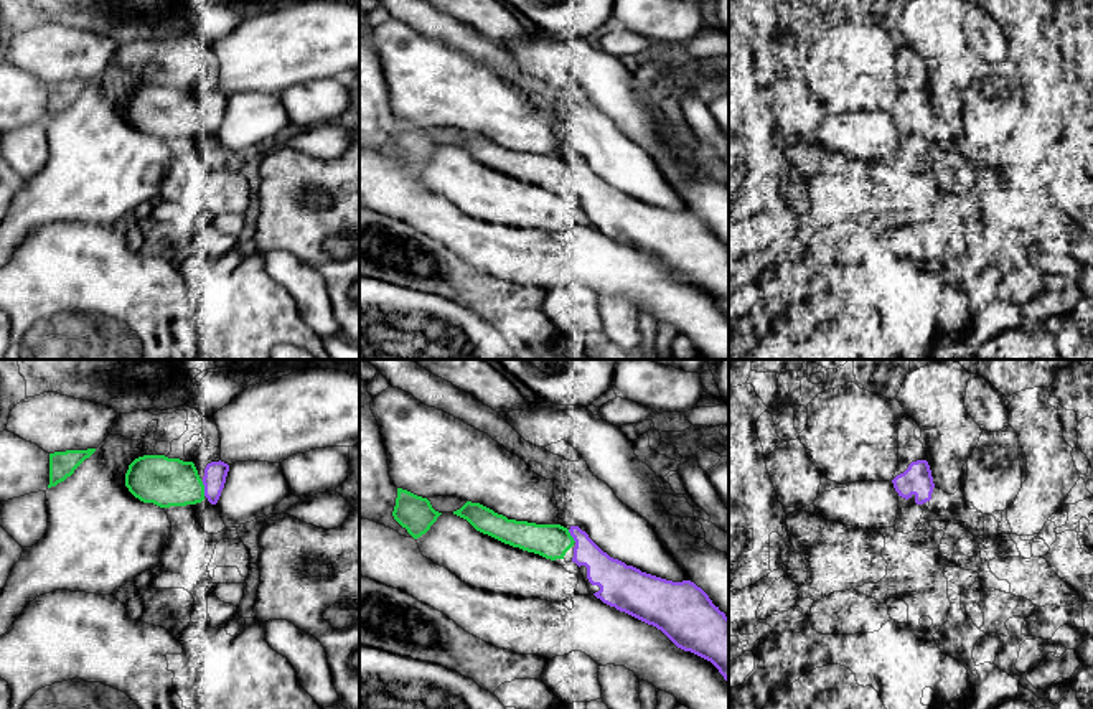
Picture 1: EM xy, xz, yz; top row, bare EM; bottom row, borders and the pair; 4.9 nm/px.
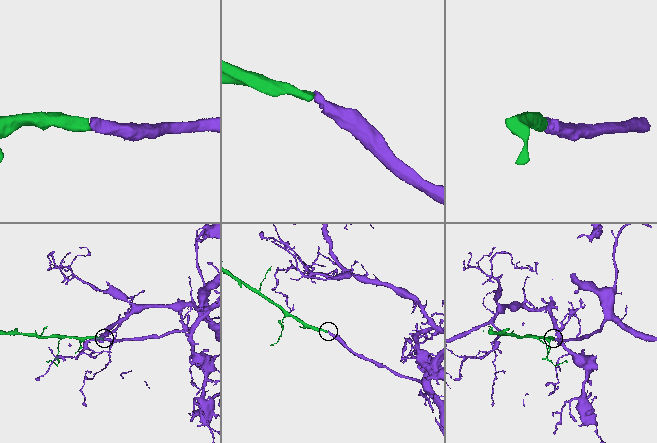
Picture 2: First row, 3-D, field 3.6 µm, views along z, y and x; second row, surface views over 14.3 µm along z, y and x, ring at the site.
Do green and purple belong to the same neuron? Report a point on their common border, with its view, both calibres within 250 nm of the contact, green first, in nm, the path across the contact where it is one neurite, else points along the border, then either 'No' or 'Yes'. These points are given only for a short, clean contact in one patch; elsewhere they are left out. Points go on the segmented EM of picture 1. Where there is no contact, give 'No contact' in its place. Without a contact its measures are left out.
Touches green at xy (203, 488). Thickness 240 nm (green) against 110 nm. Yes

